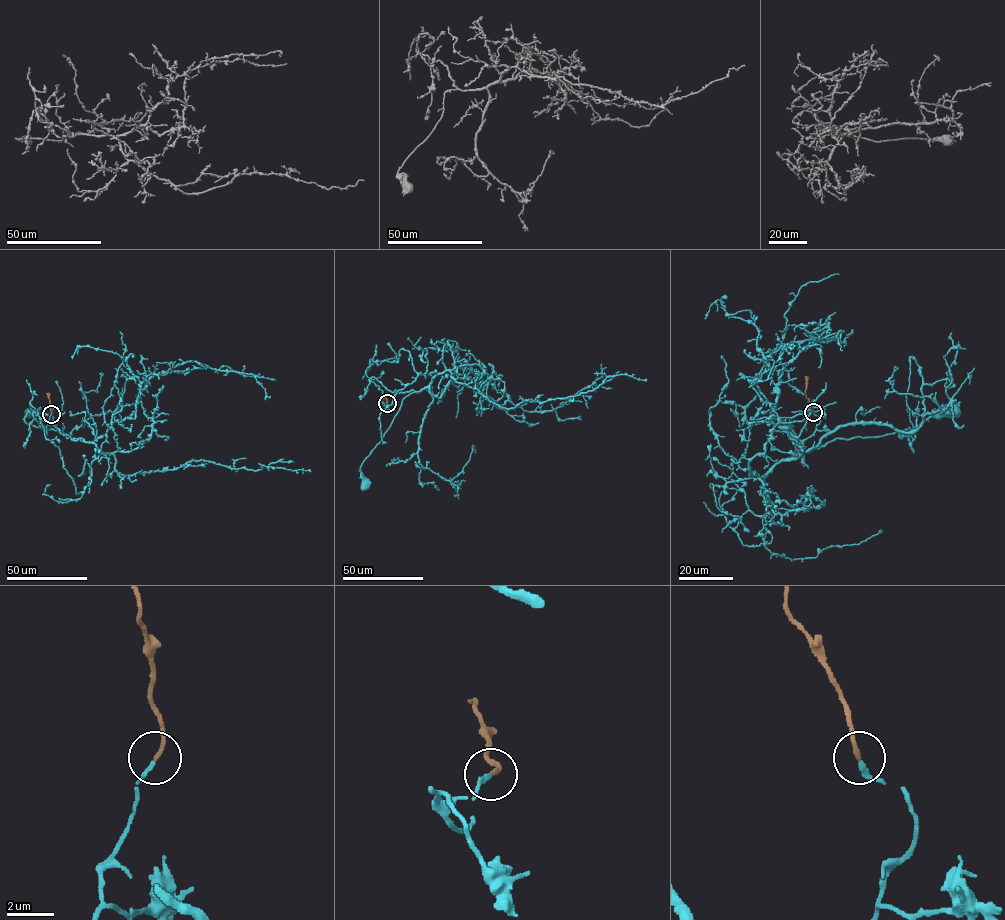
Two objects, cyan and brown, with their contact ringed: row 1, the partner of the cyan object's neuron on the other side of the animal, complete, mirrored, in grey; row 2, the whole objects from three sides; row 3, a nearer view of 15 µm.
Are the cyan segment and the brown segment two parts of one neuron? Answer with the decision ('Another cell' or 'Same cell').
Same cell

